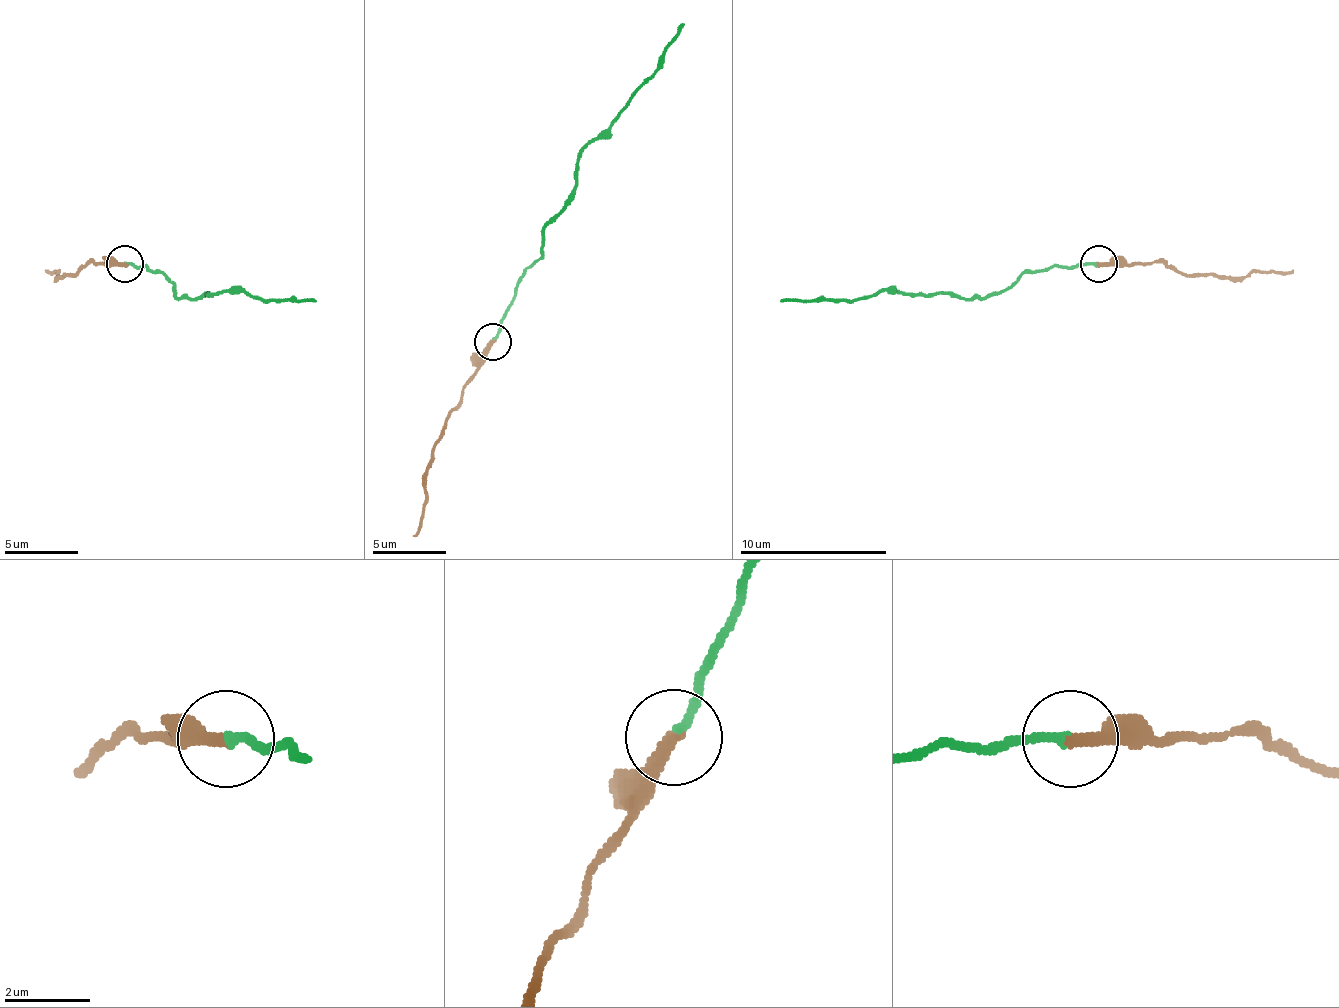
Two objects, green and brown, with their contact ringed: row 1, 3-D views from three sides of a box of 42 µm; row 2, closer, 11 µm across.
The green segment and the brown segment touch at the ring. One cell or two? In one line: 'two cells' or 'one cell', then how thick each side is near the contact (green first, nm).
one cell; calibres 220 and 320 nm

